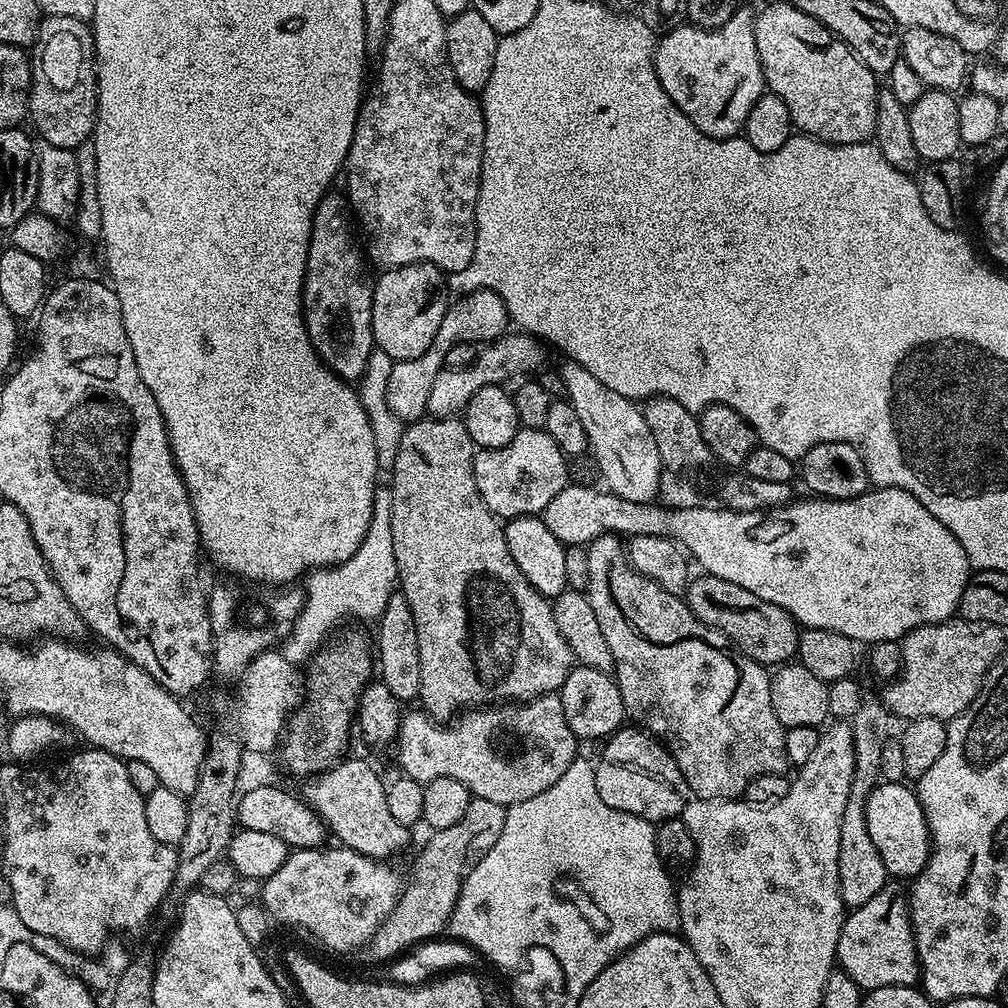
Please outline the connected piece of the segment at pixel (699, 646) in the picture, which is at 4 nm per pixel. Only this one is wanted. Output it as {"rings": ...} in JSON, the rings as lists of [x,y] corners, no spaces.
{"rings":[[[678,606],[678,620],[680,630],[684,627],[686,636],[678,638],[678,646],[669,646],[665,642],[662,646],[658,646],[658,640],[652,640],[648,636],[607,636],[606,646],[610,646],[610,654],[614,661],[614,679],[616,685],[620,688],[622,694],[622,702],[624,703],[624,711],[629,717],[632,716],[637,725],[641,729],[647,730],[657,740],[661,741],[668,753],[672,755],[676,765],[682,770],[682,774],[688,783],[688,791],[697,800],[735,800],[743,797],[746,786],[754,778],[758,778],[767,772],[783,773],[789,767],[788,755],[786,754],[786,742],[784,741],[784,733],[786,731],[783,724],[778,722],[778,714],[774,714],[774,706],[770,706],[770,686],[772,685],[772,677],[769,669],[763,664],[759,664],[757,660],[751,660],[749,656],[740,654],[731,656],[724,648],[719,648],[716,644],[707,644],[704,640],[695,640],[696,636],[709,635],[710,629],[702,620],[696,619],[688,606]]]}

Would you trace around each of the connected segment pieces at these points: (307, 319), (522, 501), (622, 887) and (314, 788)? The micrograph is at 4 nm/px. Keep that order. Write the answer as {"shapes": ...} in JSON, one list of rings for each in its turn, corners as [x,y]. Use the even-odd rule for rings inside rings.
{"shapes":[[[[336,190],[325,192],[314,210],[312,237],[304,267],[304,325],[320,359],[345,382],[359,381],[374,352],[373,281],[370,276],[368,280],[368,272],[364,269],[366,256],[361,245],[360,248],[356,245],[355,235],[357,233],[345,197],[341,193],[339,196]]],[[[521,427],[514,439],[501,448],[481,448],[476,453],[474,478],[486,506],[498,518],[534,516],[569,483],[564,452],[543,428]]],[[[577,758],[572,765],[550,786],[550,790],[542,790],[534,798],[526,798],[526,802],[518,802],[511,805],[505,811],[504,825],[502,830],[496,835],[496,840],[487,845],[488,853],[480,861],[473,863],[469,867],[467,876],[464,877],[464,884],[460,888],[460,896],[456,900],[456,905],[452,911],[452,919],[449,920],[447,931],[458,941],[464,941],[469,947],[475,949],[482,957],[493,960],[501,969],[513,964],[514,958],[519,954],[520,948],[529,944],[548,944],[555,949],[555,953],[562,957],[569,967],[569,980],[572,992],[584,992],[588,984],[610,962],[614,962],[618,957],[624,955],[628,949],[633,948],[638,942],[642,942],[648,936],[653,936],[655,932],[675,933],[680,927],[680,901],[678,899],[678,888],[673,877],[668,875],[662,862],[658,858],[656,849],[656,824],[651,820],[644,820],[634,814],[626,814],[622,810],[614,810],[614,806],[606,806],[602,802],[602,794],[598,794],[596,785],[596,769],[593,761]]],[[[341,759],[313,775],[302,791],[303,799],[323,818],[327,831],[337,836],[343,847],[369,856],[372,860],[387,861],[408,844],[409,825],[398,822],[386,807],[386,784],[364,760]]]]}

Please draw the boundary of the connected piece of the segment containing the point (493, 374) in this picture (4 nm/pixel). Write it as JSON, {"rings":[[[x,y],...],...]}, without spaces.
{"rings":[[[505,334],[493,343],[489,343],[484,353],[477,358],[473,364],[468,364],[465,368],[445,367],[434,378],[433,385],[430,386],[427,411],[436,418],[448,418],[459,413],[470,402],[470,398],[479,388],[484,388],[487,384],[503,385],[504,380],[511,376],[523,377],[525,374],[532,374],[544,363],[544,352],[540,349],[541,341],[532,334],[516,334],[511,336]]]}

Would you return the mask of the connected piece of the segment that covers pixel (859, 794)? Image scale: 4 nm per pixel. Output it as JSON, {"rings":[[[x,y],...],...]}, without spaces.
{"rings":[[[864,703],[856,709],[852,741],[856,751],[856,769],[854,782],[850,786],[850,798],[846,798],[846,810],[842,814],[842,826],[838,838],[838,882],[845,909],[851,910],[858,906],[866,906],[878,890],[889,883],[890,877],[886,870],[886,862],[882,862],[882,854],[878,854],[878,846],[874,846],[874,838],[870,838],[870,830],[866,830],[866,814],[864,803],[868,801],[876,785],[881,783],[880,763],[882,762],[882,746],[890,739],[888,732],[890,713],[887,708],[874,710]]]}

